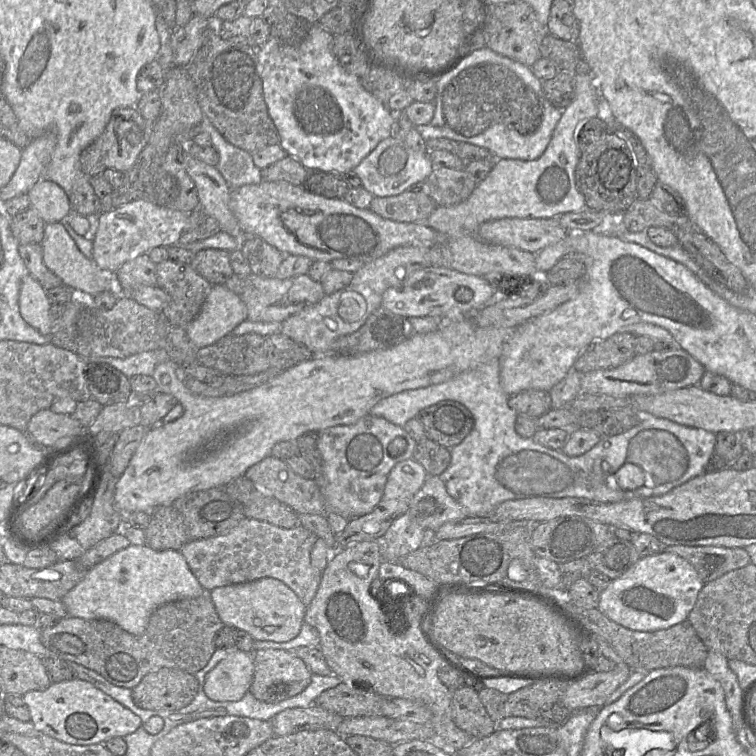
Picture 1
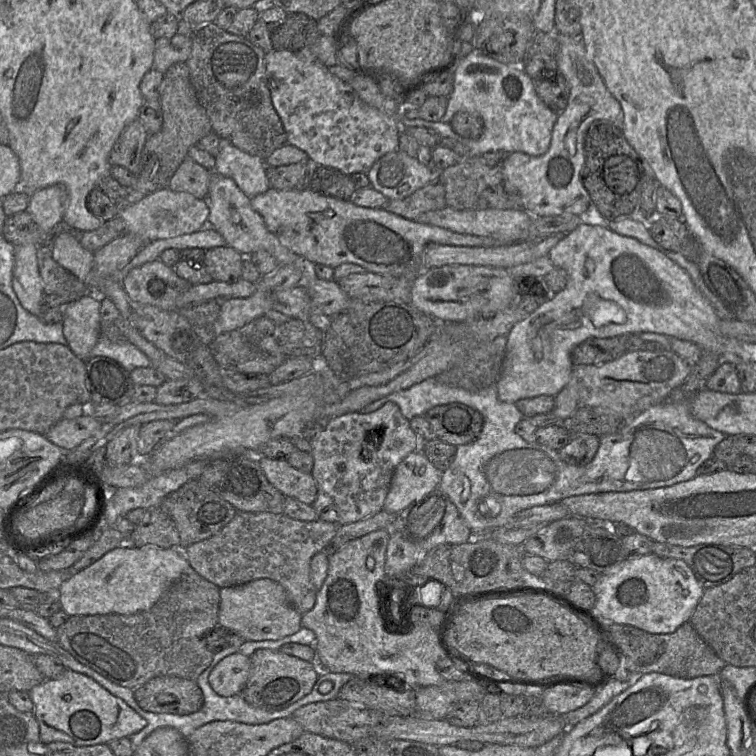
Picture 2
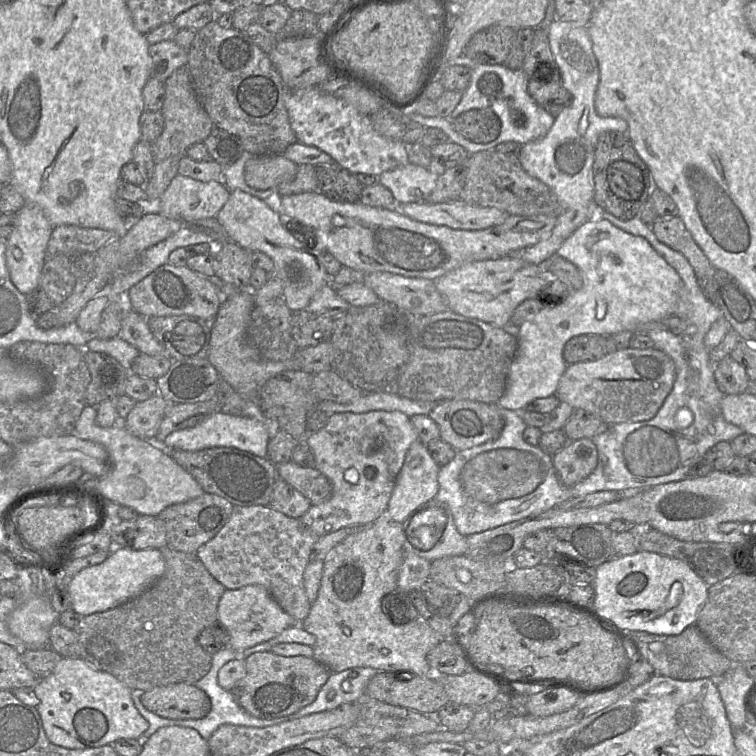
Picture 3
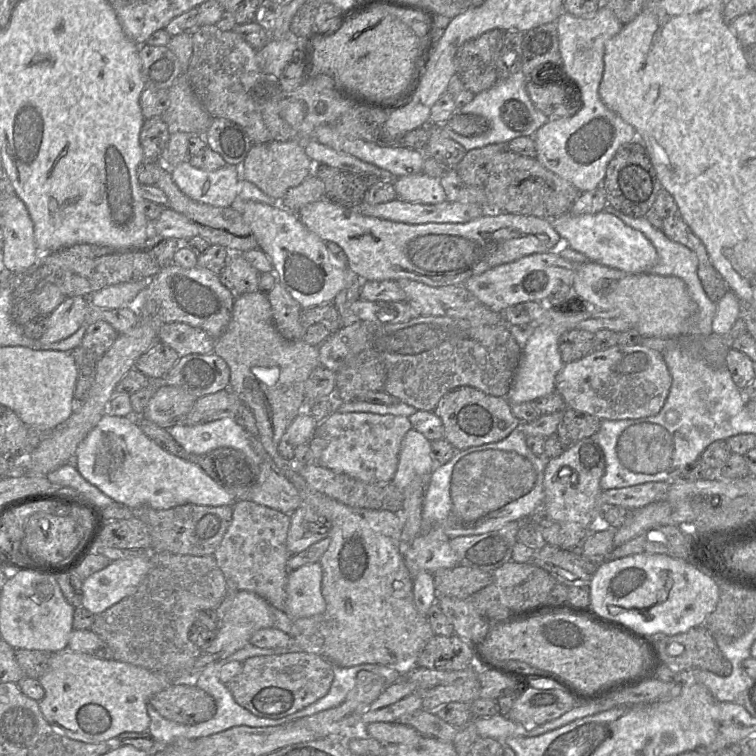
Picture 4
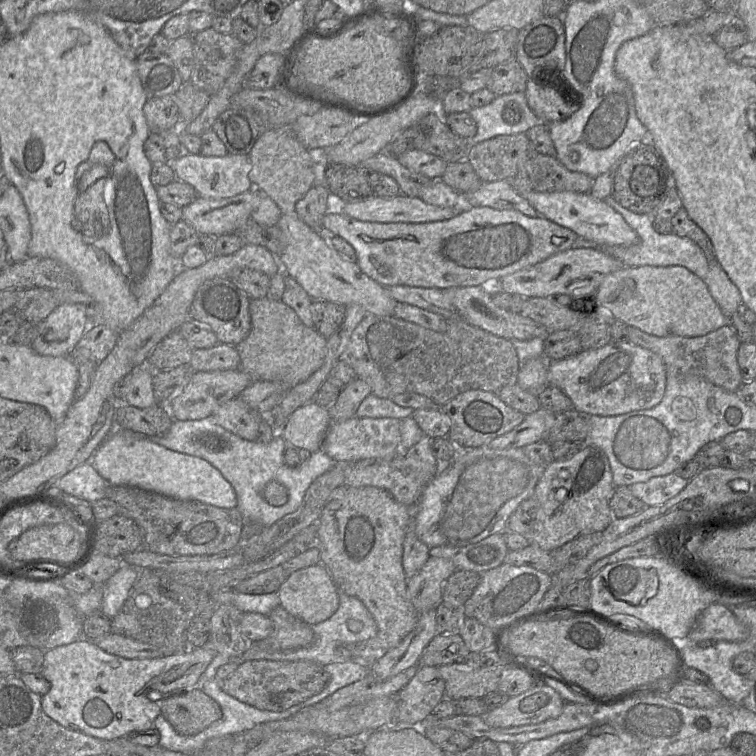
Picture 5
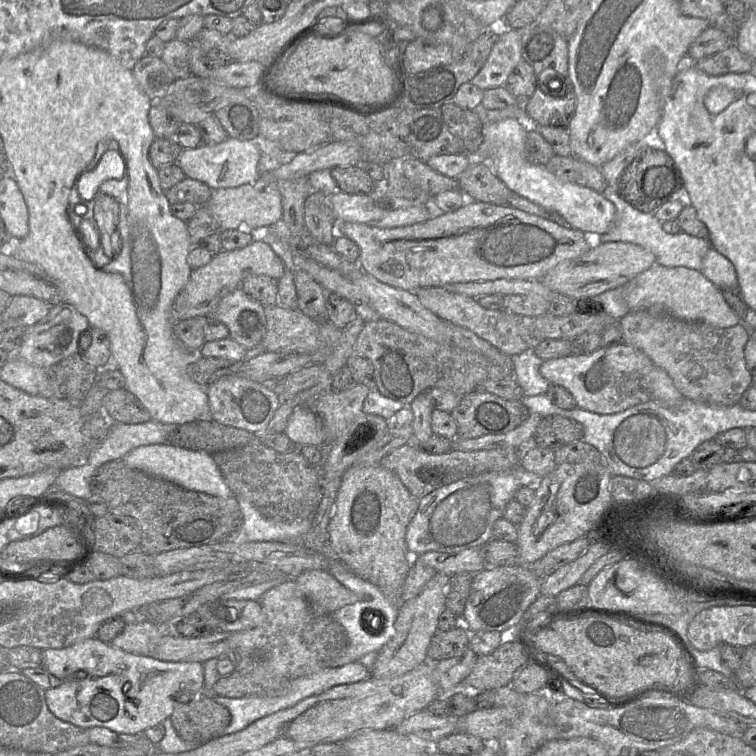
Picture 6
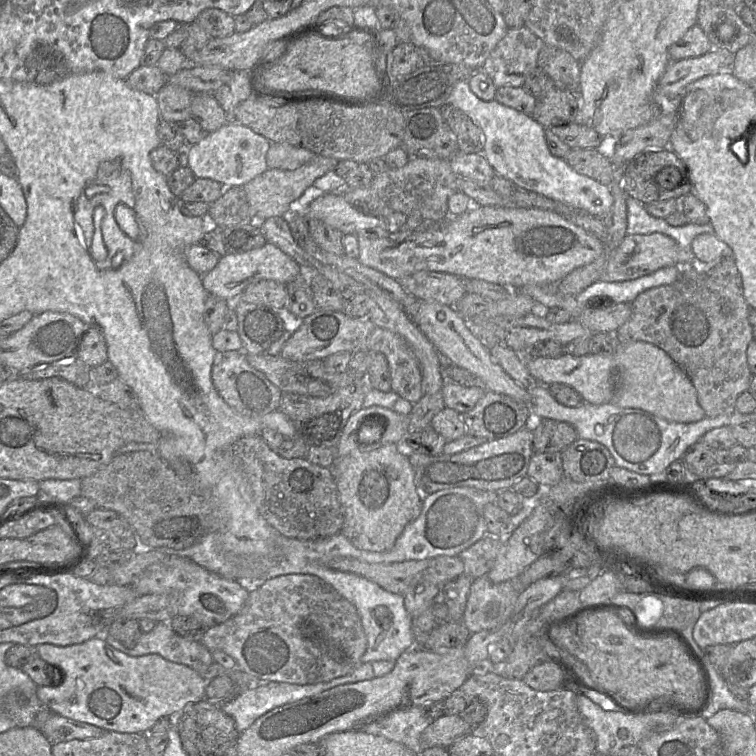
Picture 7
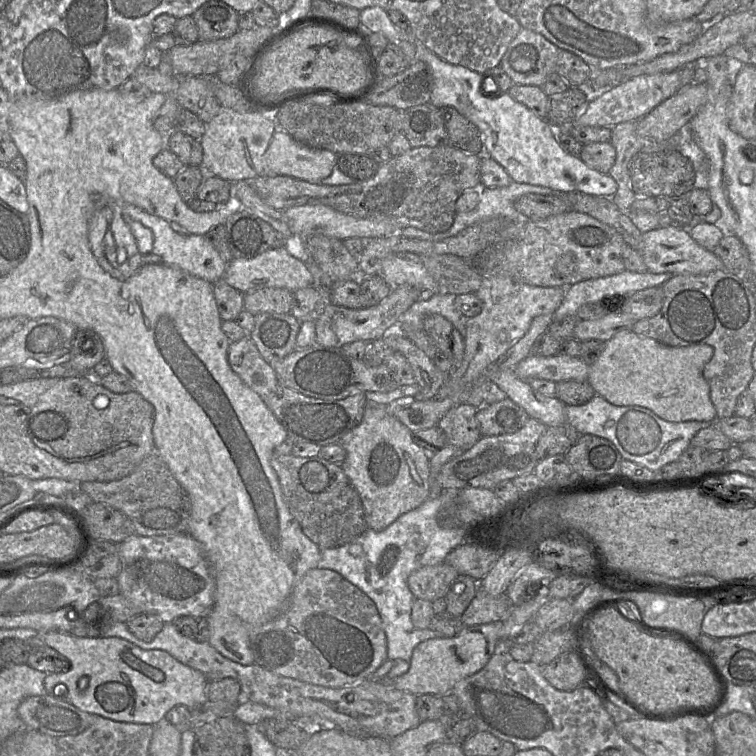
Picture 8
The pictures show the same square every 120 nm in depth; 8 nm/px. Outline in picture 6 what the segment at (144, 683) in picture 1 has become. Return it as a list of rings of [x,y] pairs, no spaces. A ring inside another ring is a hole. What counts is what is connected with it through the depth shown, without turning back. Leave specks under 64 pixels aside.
[[[201,692],[189,702],[177,702],[175,699],[170,720],[180,738],[203,745],[223,735],[231,714],[214,700],[210,692]]]

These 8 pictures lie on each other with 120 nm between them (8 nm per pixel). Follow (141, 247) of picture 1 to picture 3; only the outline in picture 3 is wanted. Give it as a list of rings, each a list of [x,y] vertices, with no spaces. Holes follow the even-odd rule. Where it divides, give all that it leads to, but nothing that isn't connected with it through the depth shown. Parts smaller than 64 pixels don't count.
[[[177,174],[153,208],[169,219],[192,224],[215,217],[229,196],[222,179],[201,182]]]

